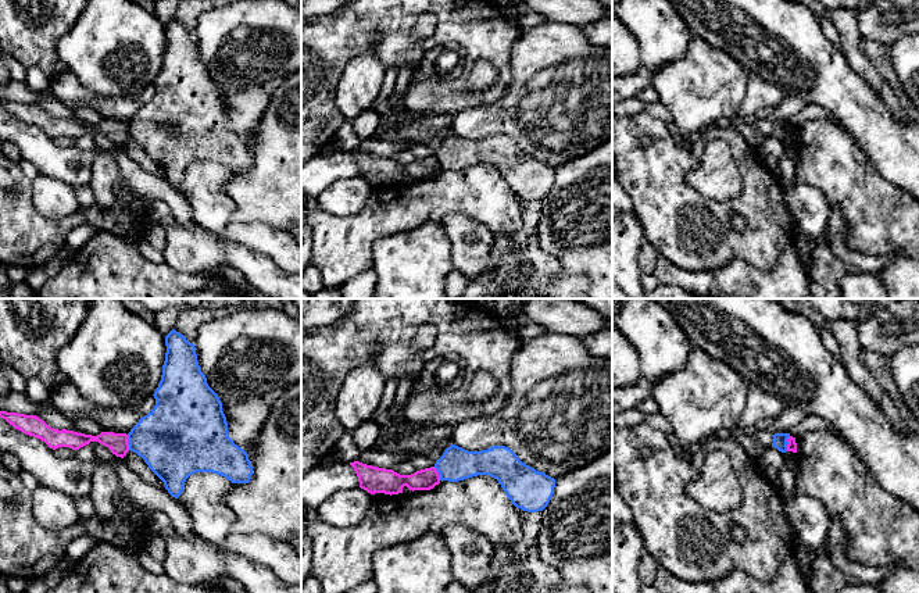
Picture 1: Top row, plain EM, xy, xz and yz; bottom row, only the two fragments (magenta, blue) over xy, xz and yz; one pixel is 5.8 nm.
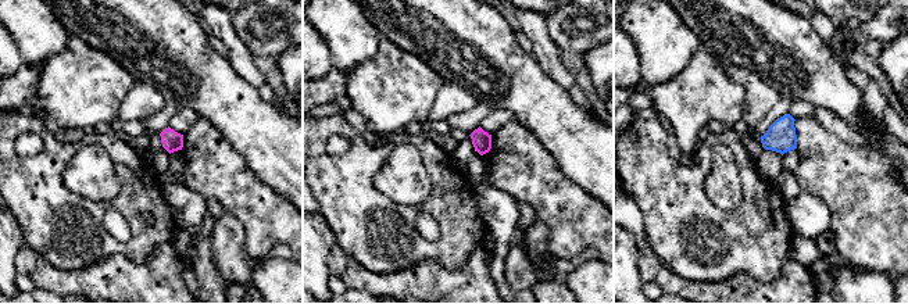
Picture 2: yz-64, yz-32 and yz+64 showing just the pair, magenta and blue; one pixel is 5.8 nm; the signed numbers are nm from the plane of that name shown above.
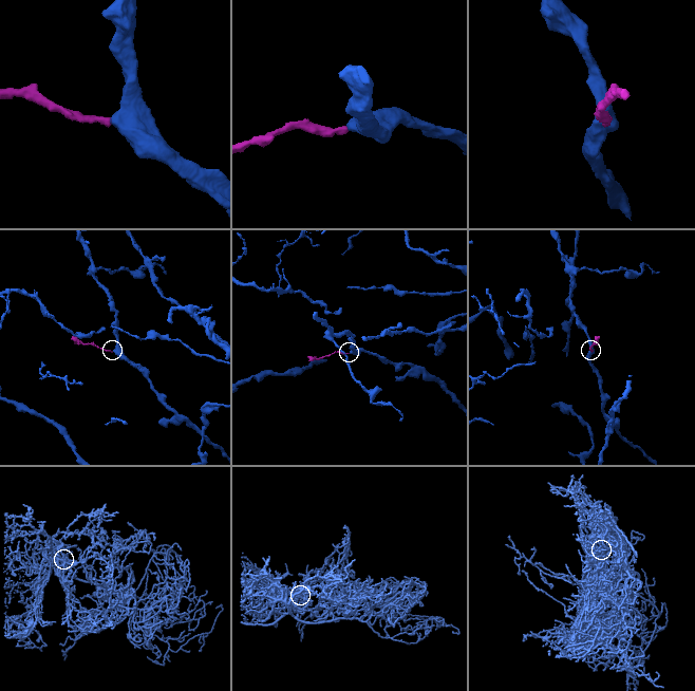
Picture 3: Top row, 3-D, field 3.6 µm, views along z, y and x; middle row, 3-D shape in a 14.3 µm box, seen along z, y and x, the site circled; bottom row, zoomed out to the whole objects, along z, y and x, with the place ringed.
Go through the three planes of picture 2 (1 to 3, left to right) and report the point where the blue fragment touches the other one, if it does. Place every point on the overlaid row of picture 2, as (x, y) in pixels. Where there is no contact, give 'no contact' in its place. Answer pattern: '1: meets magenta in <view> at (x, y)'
1: no contact
2: no contact
3: no contact

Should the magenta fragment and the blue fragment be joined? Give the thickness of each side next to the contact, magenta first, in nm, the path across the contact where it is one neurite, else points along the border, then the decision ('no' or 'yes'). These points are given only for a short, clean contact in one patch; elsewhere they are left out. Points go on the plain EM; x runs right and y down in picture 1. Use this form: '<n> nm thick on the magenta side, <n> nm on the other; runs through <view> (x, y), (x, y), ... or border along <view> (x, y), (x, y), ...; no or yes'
60 nm thick on the magenta side, 80 nm on the other; border along yz (789, 124), (786, 139); no

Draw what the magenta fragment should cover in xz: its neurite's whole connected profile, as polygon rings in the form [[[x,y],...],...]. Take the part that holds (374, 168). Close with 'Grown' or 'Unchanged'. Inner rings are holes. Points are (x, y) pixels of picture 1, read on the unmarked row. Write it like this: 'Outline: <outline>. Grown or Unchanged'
Outline: [[[360,150],[350,151],[354,157],[360,176],[371,183],[398,183],[403,176],[410,179],[430,179],[440,172],[440,164],[435,156],[416,160],[411,164],[400,164],[393,158],[378,157]]]. Unchanged

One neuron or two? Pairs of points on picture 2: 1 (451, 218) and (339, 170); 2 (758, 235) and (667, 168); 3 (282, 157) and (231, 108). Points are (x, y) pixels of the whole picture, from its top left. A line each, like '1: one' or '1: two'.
1: one
2: one
3: one

